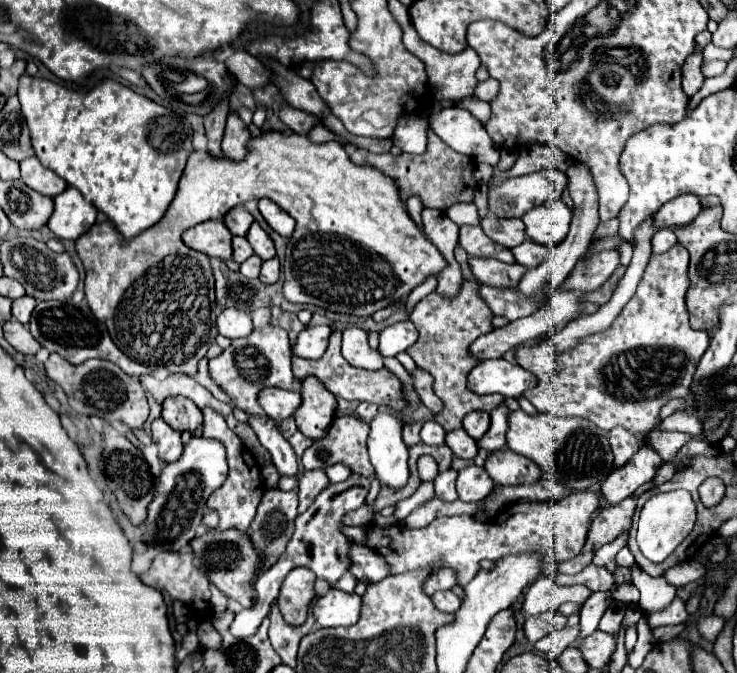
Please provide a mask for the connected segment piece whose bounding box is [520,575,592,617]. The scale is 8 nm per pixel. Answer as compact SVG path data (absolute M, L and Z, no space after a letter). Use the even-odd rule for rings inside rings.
M538 577L526 591L524 603L522 603L522 615L532 617L546 611L558 609L566 601L584 603L590 597L590 589L584 585L572 585L572 587L558 587L552 577Z

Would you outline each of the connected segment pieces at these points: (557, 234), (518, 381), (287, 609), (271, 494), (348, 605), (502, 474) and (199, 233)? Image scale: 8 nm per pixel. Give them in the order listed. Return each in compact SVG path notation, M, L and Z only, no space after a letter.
M556 199L530 209L522 217L522 221L532 241L548 247L558 247L566 239L566 233L570 229L570 217L572 211L560 199Z
M502 357L480 361L468 373L468 387L480 395L500 393L504 397L518 399L526 389L532 389L536 383L538 379L532 373Z
M304 567L294 569L294 573L290 573L284 579L280 595L278 595L278 607L288 625L298 627L306 621L310 601L316 595L314 581L316 581L316 575Z
M270 487L258 505L258 515L250 525L252 541L264 553L264 569L274 565L294 531L294 519L298 515L296 491L282 491Z
M330 589L316 601L314 615L320 627L350 627L358 621L360 609L362 609L360 595Z
M510 449L494 451L484 469L496 485L532 485L540 479L538 465Z
M220 219L204 221L196 227L186 229L182 239L190 249L202 251L208 257L218 257L222 261L228 261L232 257L232 233Z

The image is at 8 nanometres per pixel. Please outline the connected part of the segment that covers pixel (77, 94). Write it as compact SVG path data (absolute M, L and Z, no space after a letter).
M20 77L18 99L22 105L22 115L28 123L34 153L42 165L50 167L68 185L76 187L86 201L90 201L98 211L102 211L124 239L132 239L158 223L166 209L170 207L186 161L192 149L192 125L178 117L174 111L150 101L132 89L106 79L88 93L68 89L60 83Z

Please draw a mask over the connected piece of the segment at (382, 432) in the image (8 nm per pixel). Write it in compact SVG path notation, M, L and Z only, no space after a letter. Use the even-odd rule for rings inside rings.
M378 413L370 423L368 455L382 487L402 489L408 481L408 447L402 441L402 421Z

